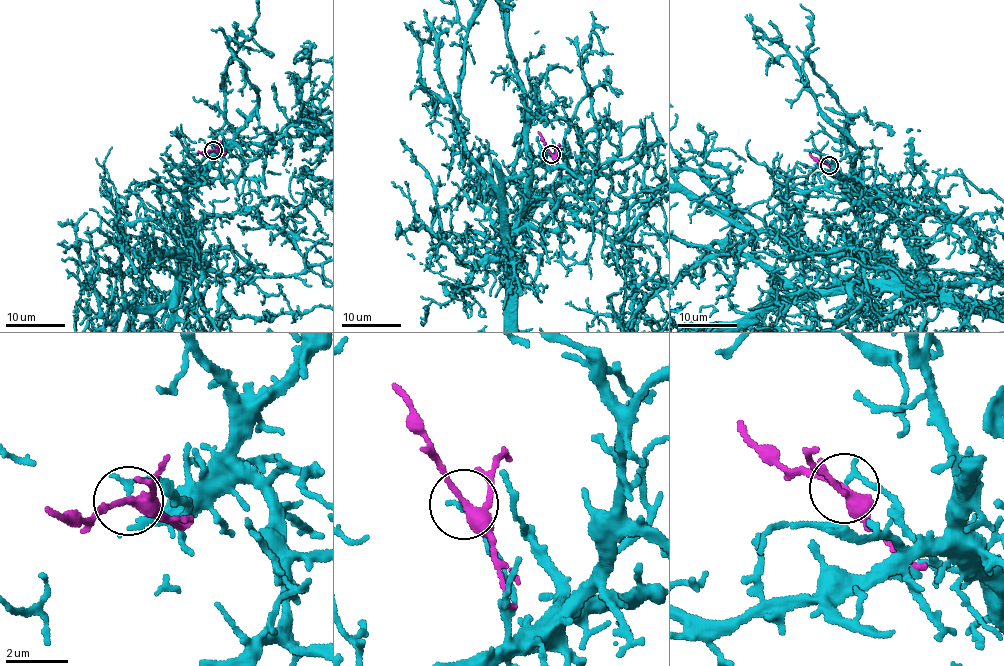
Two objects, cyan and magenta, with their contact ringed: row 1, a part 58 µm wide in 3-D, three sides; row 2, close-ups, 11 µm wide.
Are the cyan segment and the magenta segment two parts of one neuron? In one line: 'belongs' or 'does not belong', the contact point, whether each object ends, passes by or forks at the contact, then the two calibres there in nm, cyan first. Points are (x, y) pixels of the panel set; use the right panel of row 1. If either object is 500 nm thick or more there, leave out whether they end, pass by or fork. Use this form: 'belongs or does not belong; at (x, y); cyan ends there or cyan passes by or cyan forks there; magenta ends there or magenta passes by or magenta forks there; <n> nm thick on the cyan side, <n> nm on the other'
does not belong; at (829, 165); cyan ends there; magenta forks there; 160 nm thick on the cyan side, 280 nm on the other

